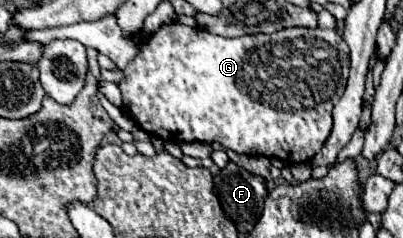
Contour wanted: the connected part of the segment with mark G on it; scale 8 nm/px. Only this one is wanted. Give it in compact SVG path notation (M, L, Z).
M173 22L163 26L161 30L153 32L141 46L139 54L123 68L123 80L119 82L119 90L123 96L121 110L147 134L161 138L163 142L183 144L183 142L219 142L227 150L233 150L237 154L251 154L251 156L269 156L279 158L285 164L301 164L311 162L313 156L323 148L323 142L327 142L327 134L331 134L331 110L335 108L335 102L343 96L347 74L349 74L349 54L347 44L337 34L337 30L321 30L321 28L283 28L279 32L269 34L255 34L255 36L239 36L239 38L221 38L215 34L209 34L203 28L189 28L181 22Z

